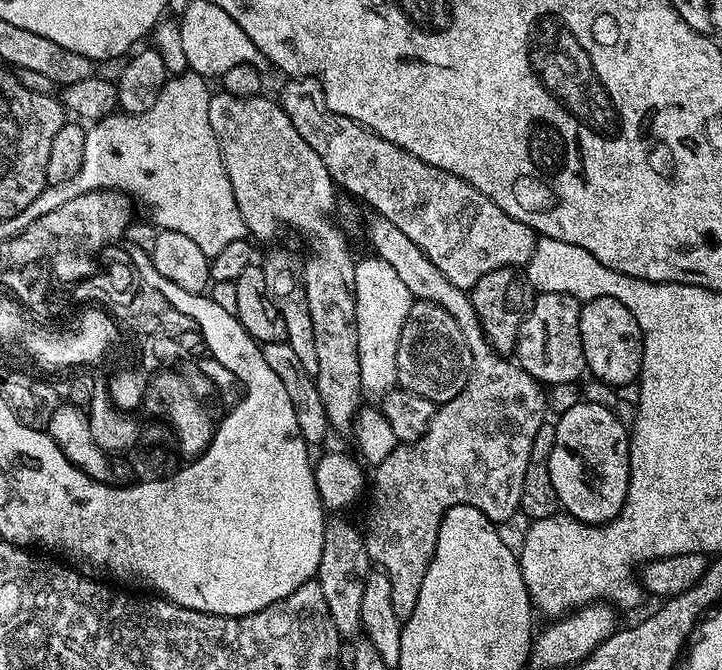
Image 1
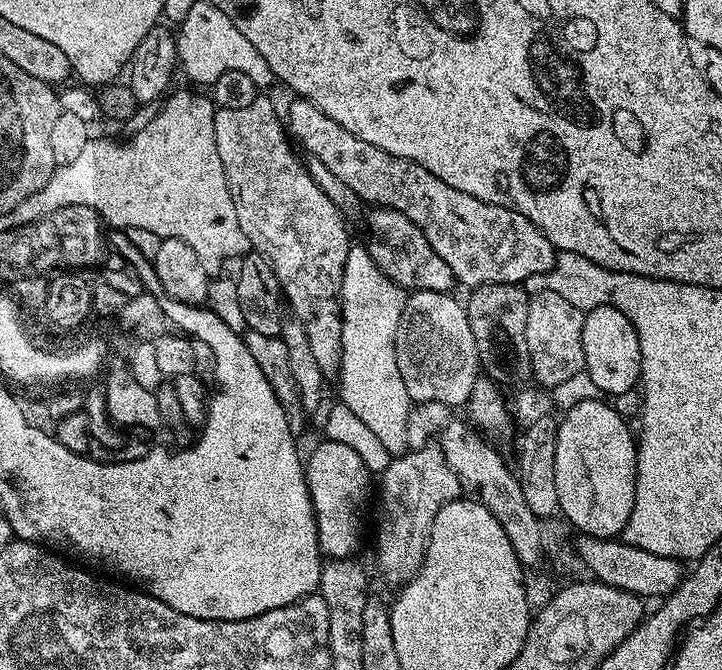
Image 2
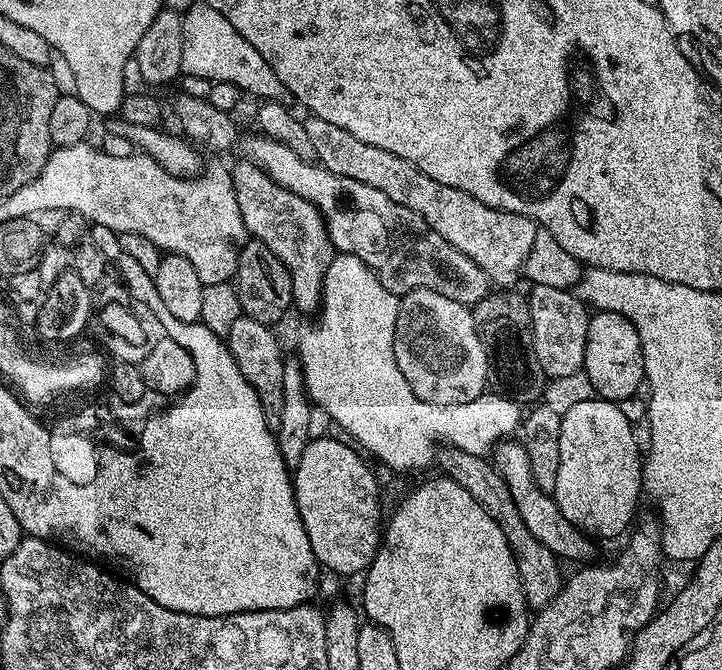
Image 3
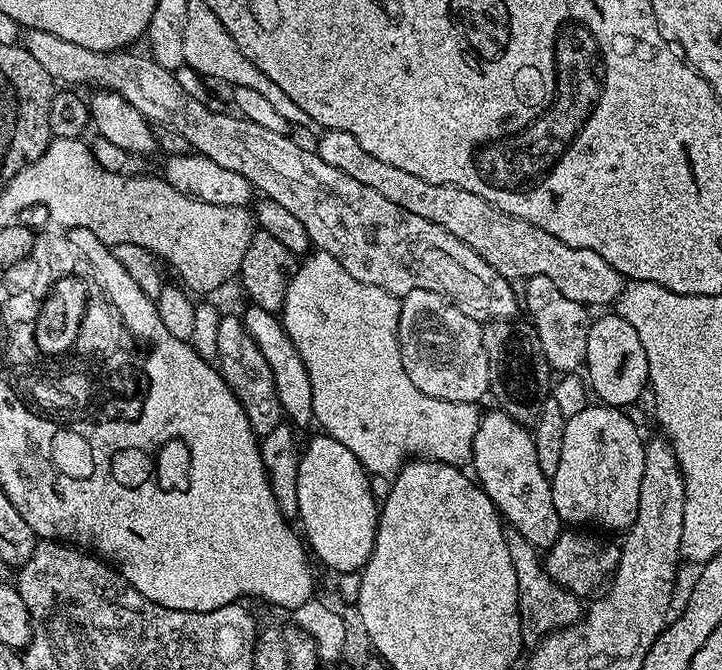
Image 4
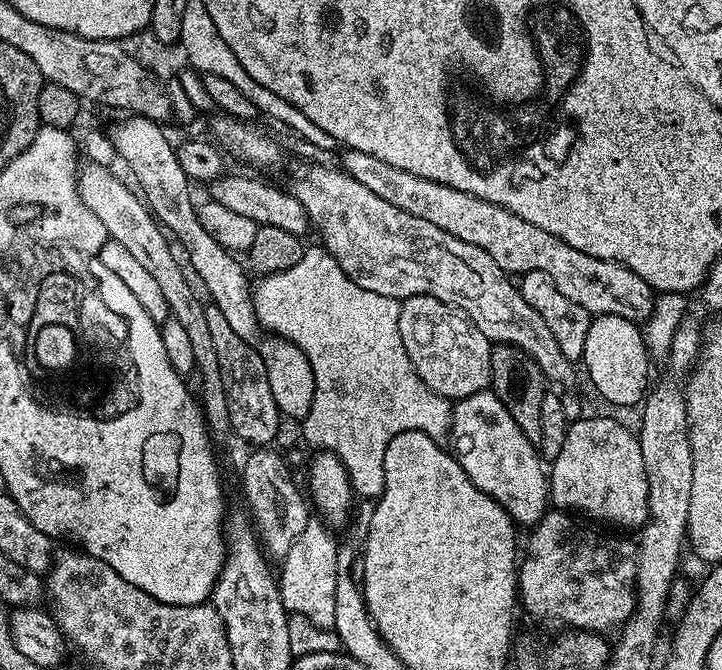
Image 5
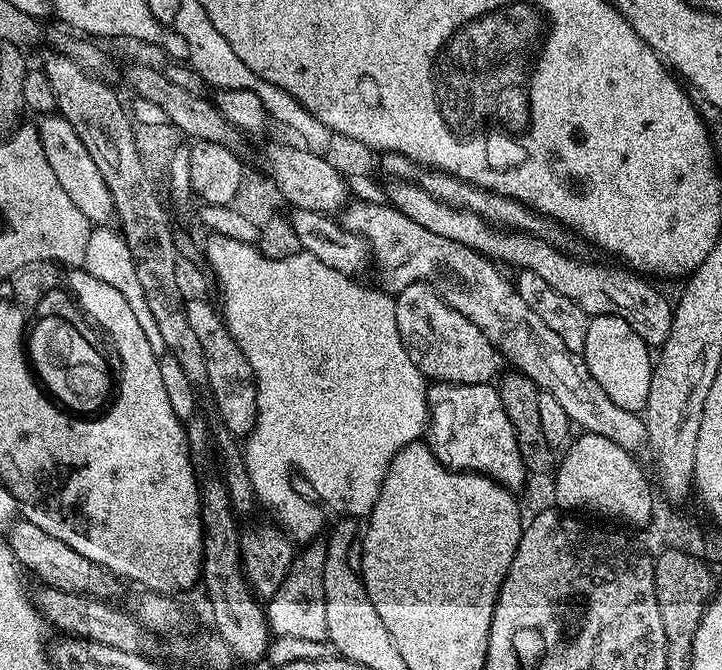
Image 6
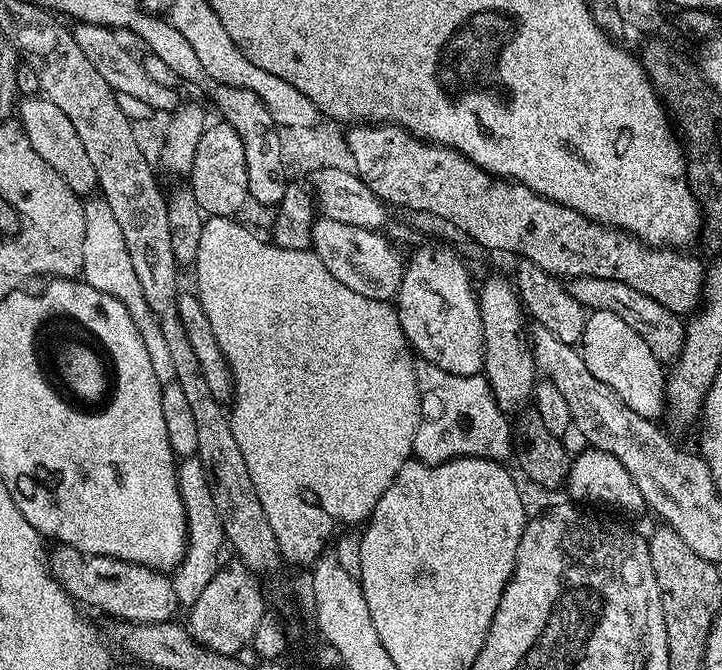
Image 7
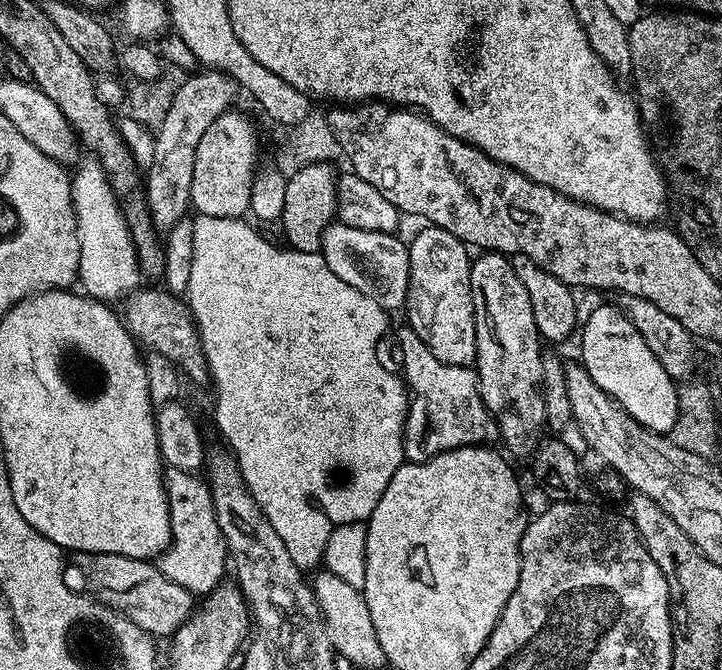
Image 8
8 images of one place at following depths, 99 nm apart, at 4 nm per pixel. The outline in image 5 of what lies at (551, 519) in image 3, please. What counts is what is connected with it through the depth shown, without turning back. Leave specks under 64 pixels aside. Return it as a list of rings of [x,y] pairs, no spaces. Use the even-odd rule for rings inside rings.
[[[485,390],[478,394],[470,394],[452,404],[451,440],[451,451],[454,453],[456,461],[462,466],[462,470],[466,470],[466,478],[470,478],[470,482],[474,482],[474,486],[478,486],[478,490],[482,490],[482,494],[494,498],[494,502],[498,502],[498,506],[502,506],[502,510],[506,510],[506,514],[513,524],[534,526],[544,517],[545,512],[549,511],[550,476],[546,471],[545,461],[542,459],[537,445],[532,444],[530,438],[526,438],[526,434],[522,434],[518,422],[514,422],[514,418],[510,418],[510,410],[506,410],[506,406],[502,406],[502,402],[493,392]]]

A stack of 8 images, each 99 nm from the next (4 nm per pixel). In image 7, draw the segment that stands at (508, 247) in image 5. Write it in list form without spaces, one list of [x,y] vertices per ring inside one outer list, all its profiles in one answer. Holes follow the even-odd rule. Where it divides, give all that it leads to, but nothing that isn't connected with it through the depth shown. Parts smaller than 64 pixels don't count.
[[[574,276],[567,281],[566,287],[585,310],[593,312],[610,310],[610,314],[618,314],[618,318],[622,318],[622,322],[626,322],[630,326],[630,330],[638,330],[638,334],[642,334],[642,342],[646,342],[646,346],[650,346],[650,354],[654,354],[654,358],[658,358],[661,362],[675,361],[684,341],[685,321],[677,313],[666,310],[666,306],[662,306],[662,302],[654,302],[654,298],[646,298],[646,294],[634,290],[634,286],[626,286],[626,282],[614,282],[610,278]]]

